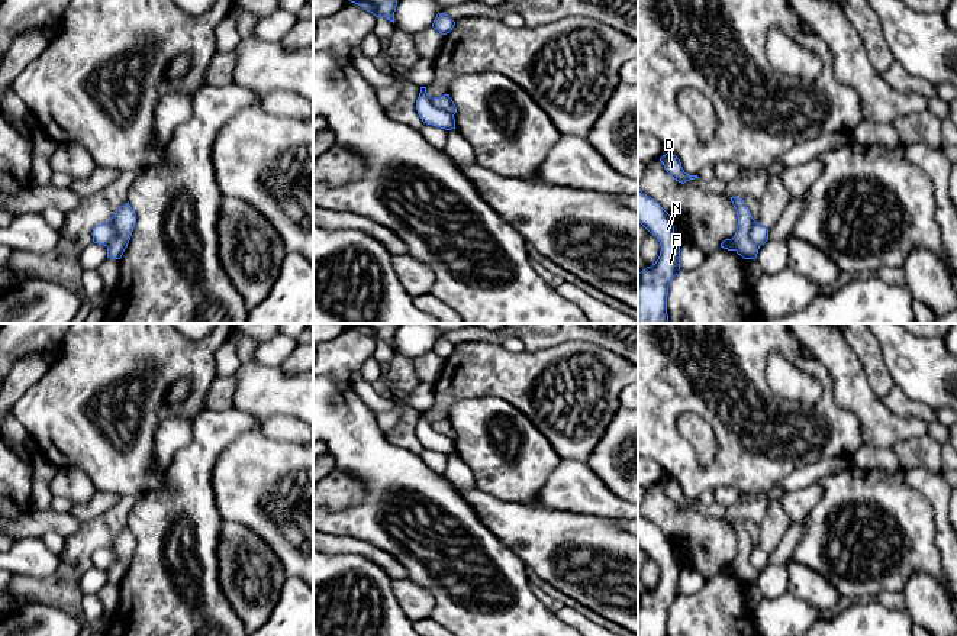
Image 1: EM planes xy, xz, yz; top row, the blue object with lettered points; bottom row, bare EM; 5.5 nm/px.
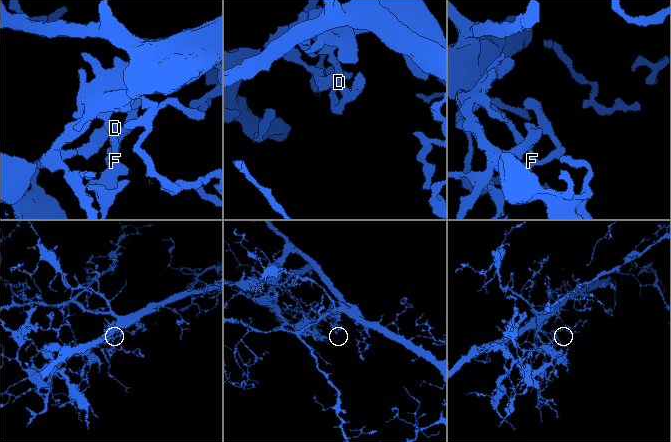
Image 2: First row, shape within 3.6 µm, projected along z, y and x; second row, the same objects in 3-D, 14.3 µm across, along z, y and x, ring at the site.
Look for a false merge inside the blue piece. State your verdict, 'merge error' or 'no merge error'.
no merge error

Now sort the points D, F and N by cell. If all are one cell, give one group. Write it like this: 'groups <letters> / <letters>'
groups D F N

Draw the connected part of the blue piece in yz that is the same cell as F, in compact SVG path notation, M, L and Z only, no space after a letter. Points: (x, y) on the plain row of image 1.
M638 511L638 548L652 558L661 571L658 584L638 598L638 636L667 636L667 620L671 604L680 595L680 568L674 562L671 540Z

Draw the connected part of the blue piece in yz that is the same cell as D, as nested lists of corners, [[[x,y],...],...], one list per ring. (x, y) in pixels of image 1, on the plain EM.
[[[667,477],[666,480],[663,480],[660,482],[660,485],[663,487],[666,495],[674,503],[677,504],[679,507],[684,509],[686,506],[689,504],[695,504],[695,503],[699,503],[697,500],[689,500],[684,497],[683,491],[682,491],[682,487],[680,484]]]

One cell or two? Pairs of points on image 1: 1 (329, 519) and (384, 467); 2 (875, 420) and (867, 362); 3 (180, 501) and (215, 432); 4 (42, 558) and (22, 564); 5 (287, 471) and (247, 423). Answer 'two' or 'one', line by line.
1: one
2: two
3: one
4: one
5: two

